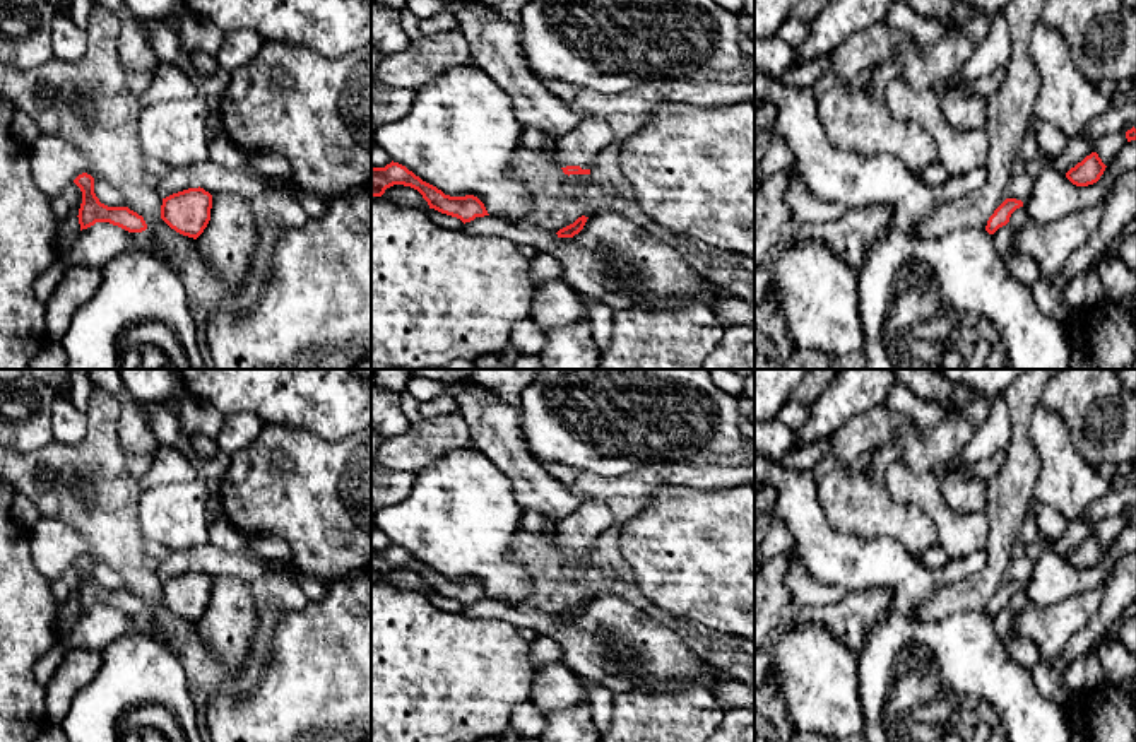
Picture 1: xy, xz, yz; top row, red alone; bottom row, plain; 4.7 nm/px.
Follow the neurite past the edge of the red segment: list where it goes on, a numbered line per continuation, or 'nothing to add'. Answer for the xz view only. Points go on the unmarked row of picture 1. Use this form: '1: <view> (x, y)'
1: xz (579, 530)

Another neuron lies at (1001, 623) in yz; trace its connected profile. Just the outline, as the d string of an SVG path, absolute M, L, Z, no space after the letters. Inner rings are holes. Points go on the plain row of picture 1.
M1008 607L999 610L994 617L991 617L992 621L992 627L997 634L997 638L1001 638L1003 641L1006 638L1011 636L1013 629L1011 629L1011 624L1013 624L1013 610L1009 610Z

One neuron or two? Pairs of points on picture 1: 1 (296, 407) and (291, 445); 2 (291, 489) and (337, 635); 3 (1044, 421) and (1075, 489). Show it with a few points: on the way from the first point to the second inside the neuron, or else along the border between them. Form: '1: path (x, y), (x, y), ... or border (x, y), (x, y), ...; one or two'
1: border (264, 423), (300, 426), (331, 441); two
2: border (353, 573), (325, 585); two
3: path (1051, 438), (1063, 472); one

